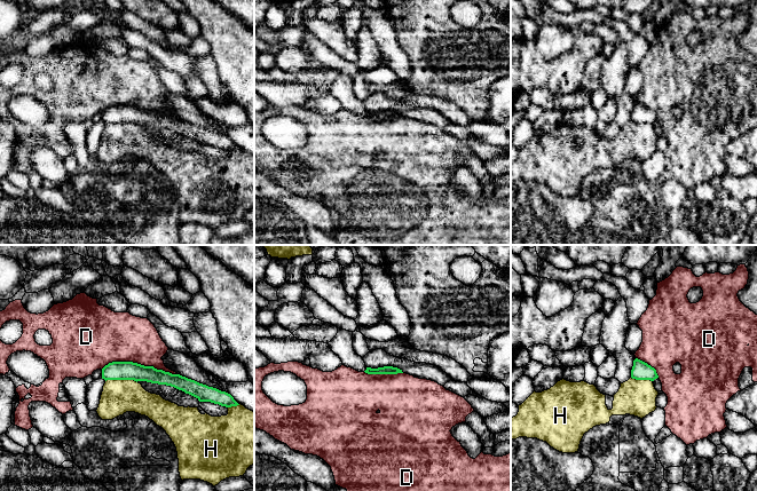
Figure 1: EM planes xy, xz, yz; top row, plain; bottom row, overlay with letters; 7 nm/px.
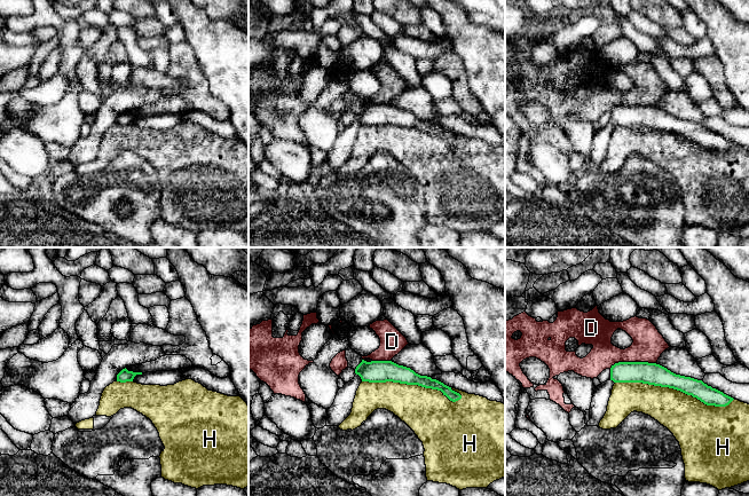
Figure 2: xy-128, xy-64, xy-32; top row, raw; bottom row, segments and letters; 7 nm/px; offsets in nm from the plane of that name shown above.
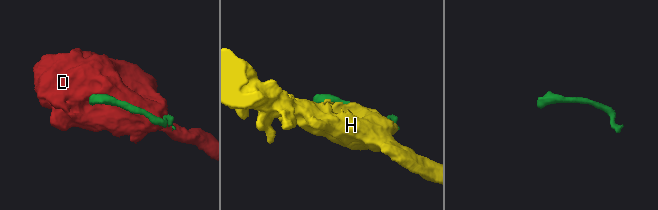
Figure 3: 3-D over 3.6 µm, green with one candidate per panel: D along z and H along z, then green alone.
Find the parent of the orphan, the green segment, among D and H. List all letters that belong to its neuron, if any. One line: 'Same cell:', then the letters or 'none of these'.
Same cell: none of these

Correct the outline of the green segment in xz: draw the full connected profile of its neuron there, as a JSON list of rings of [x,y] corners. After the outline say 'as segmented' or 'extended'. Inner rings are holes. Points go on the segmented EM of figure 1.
[[[338,328],[337,335],[328,343],[331,350],[341,359],[342,365],[368,374],[397,374],[402,370],[393,366],[378,369],[366,367],[363,358],[353,348],[353,332]]]; extended

